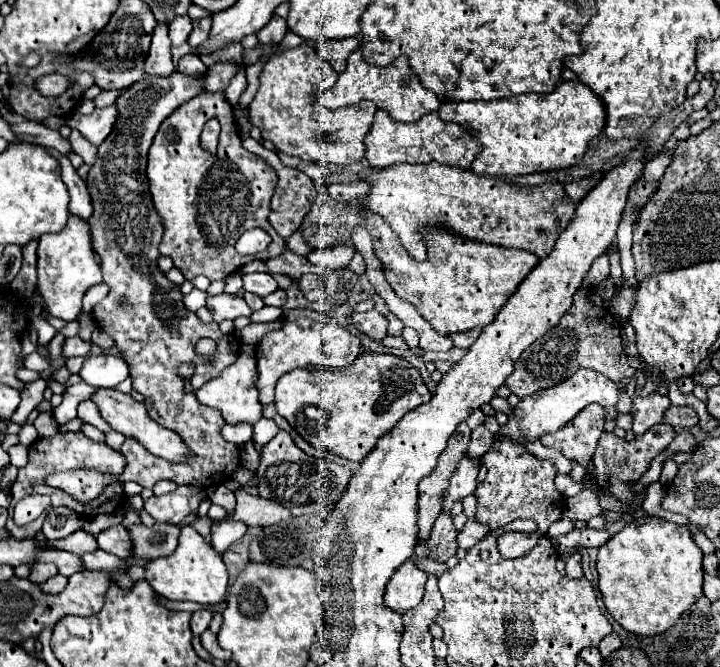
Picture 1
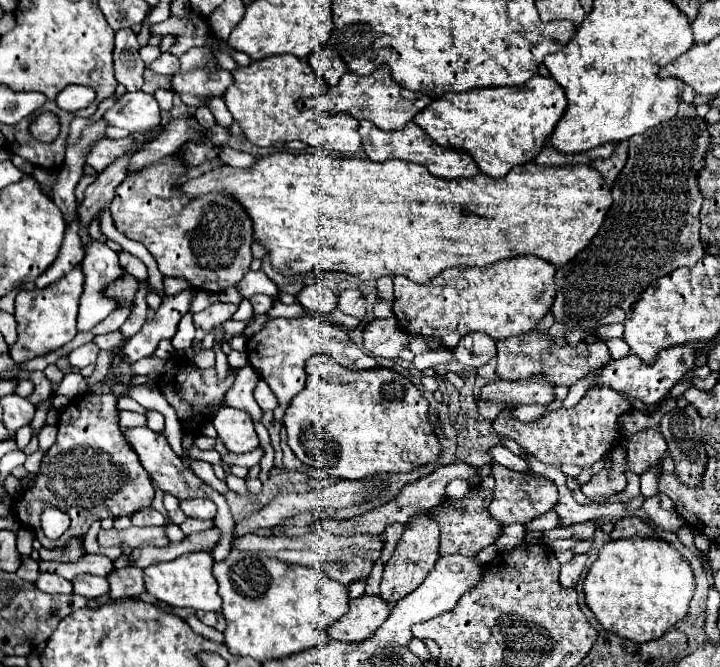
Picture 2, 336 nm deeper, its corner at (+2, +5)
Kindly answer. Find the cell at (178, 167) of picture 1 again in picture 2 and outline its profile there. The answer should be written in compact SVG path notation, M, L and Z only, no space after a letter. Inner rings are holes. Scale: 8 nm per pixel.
M168 155L158 163L132 173L116 187L110 213L116 229L128 239L144 243L152 253L164 277L182 277L196 289L222 293L238 285L252 263L252 221L246 211L224 193L212 193L188 199L180 185L198 177L212 167L224 165L220 159L186 169L176 155Z

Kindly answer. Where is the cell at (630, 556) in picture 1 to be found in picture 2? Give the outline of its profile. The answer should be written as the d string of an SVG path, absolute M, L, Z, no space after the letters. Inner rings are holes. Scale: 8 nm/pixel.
M632 537L632 539L616 539L608 541L600 553L594 565L588 571L588 577L584 581L584 595L588 609L596 615L598 623L608 629L610 633L616 633L624 639L644 643L652 639L660 639L672 625L684 619L688 613L688 603L694 595L694 573L690 567L690 561L670 543L662 539L652 537Z

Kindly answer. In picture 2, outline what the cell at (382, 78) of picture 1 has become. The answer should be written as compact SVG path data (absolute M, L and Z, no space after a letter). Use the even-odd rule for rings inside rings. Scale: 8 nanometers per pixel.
M380 67L372 75L366 75L366 77L354 75L354 73L342 75L340 83L336 87L330 87L326 91L326 95L300 99L300 109L318 109L318 111L328 111L328 113L348 113L348 115L354 115L356 119L368 119L384 131L396 131L396 129L402 129L408 121L412 121L412 117L416 113L420 113L430 103L432 103L430 97L400 87L396 81L392 81L390 71Z

